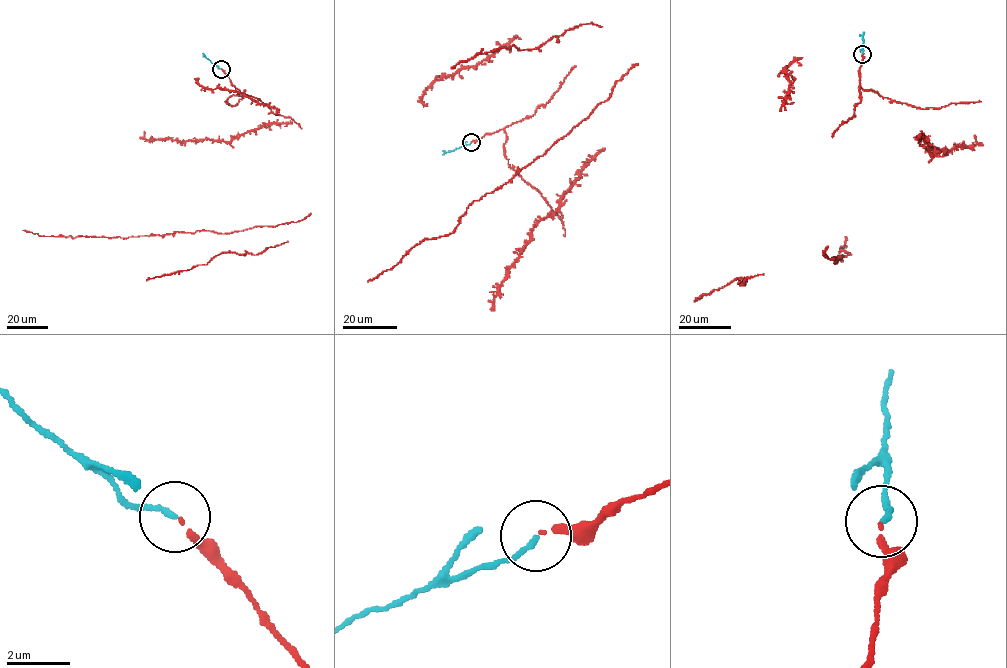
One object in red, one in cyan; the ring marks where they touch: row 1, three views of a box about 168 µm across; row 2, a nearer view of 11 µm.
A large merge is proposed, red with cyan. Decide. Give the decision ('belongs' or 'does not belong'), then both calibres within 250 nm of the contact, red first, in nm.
belongs; 160 nm thick on the red side, 160 nm on the other

